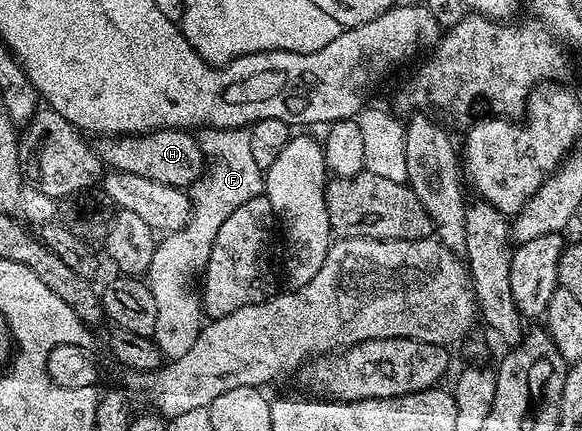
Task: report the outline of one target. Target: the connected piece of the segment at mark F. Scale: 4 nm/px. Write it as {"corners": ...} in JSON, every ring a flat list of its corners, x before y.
{"corners":[[206,128,197,135,208,165,202,177,189,187,190,219,178,231,167,233,152,252,152,264,148,264,144,281,150,287,156,303,156,328,152,337,165,359,174,361,184,356,196,344,196,338,204,325,201,303,195,296,195,287,194,290,190,287,190,277,205,271,216,232,220,232,220,224,224,224,224,220,228,220,228,216,232,216,240,204,264,193,264,172,256,168,250,151,249,135,250,131,246,128]]}

